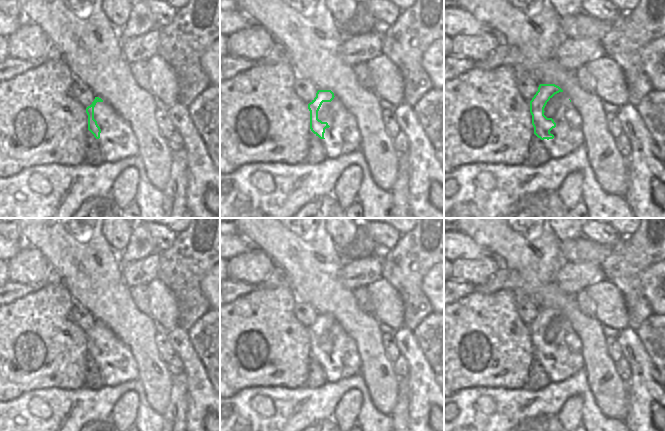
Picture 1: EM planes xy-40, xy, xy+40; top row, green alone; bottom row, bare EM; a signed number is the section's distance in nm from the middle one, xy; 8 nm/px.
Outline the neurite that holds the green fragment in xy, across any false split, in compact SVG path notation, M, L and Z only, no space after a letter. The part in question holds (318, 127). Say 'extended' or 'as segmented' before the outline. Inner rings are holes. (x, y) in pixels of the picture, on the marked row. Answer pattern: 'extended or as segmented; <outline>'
extended; M318 90L308 109L310 129L320 138L328 158L361 149L356 119L331 90Z

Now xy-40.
extended; M95 97L86 108L88 130L100 145L107 162L138 154L138 143L128 122L107 102Z

